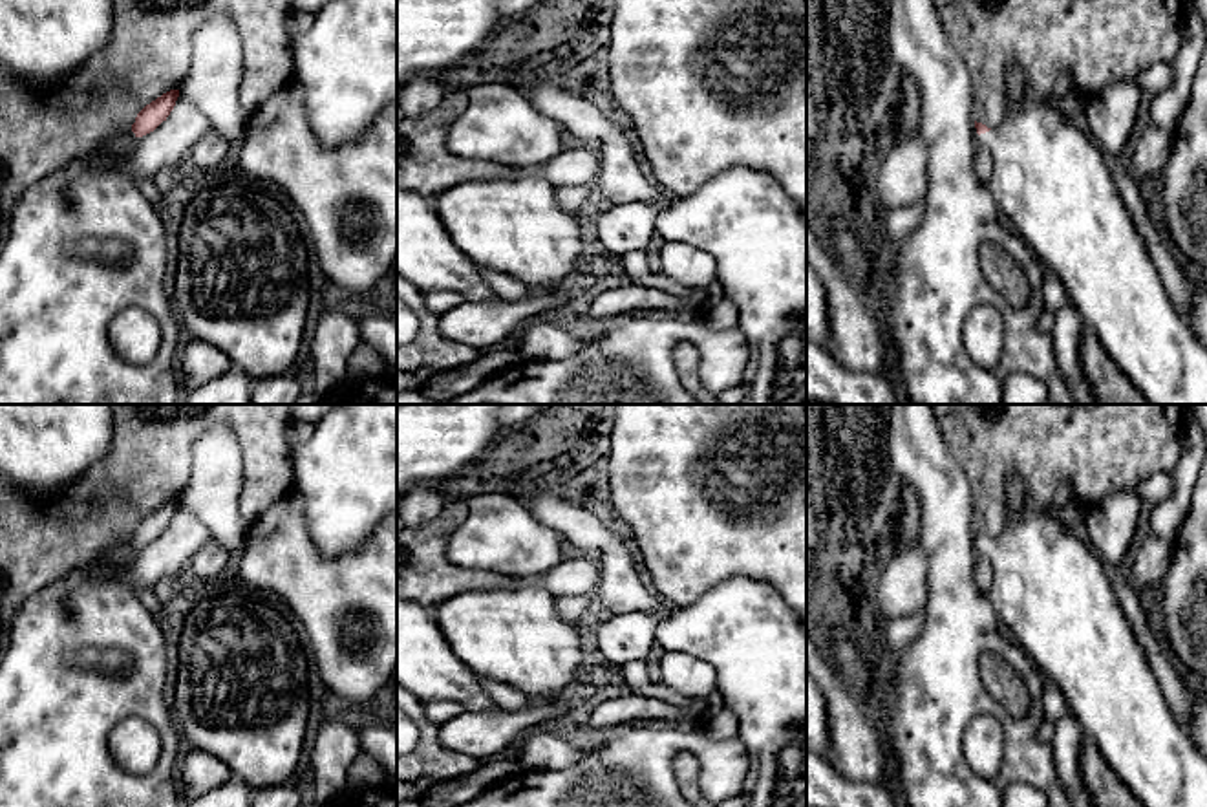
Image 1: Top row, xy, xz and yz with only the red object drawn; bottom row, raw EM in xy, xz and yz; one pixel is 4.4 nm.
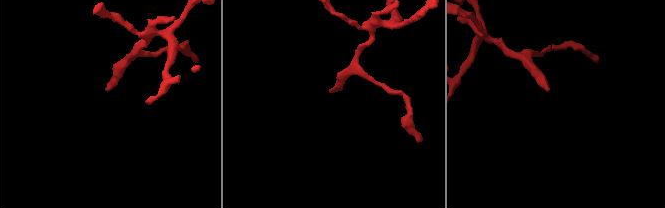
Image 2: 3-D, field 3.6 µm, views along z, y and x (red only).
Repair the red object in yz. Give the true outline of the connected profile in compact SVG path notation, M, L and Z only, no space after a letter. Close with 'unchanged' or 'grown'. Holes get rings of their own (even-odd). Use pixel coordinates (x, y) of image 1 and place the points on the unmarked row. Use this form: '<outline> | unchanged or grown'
M1017 468L1004 479L1004 511L1011 516L1011 523L997 538L975 531L977 553L993 564L993 584L984 598L997 619L1011 629L1015 642L1042 677L1053 681L1064 694L1083 734L1094 739L1106 765L1127 783L1143 807L1207 807L1207 758L1169 708L1099 554L1070 527L1055 520L1048 509L1026 511L1026 485Z | grown

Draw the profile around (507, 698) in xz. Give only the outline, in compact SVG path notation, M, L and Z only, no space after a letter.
M485 679L483 683L488 697L496 703L496 706L503 710L519 710L521 706L532 703L532 699L508 684L488 679Z

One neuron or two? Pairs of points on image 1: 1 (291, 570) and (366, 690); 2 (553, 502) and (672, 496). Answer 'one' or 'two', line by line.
1: one
2: two

